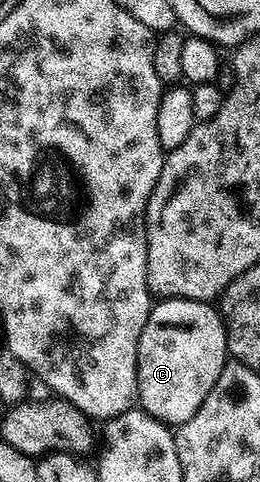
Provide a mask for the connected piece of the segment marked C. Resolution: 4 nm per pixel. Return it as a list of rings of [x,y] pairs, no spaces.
[[[183,297],[159,300],[151,308],[144,331],[140,331],[137,404],[165,425],[182,425],[200,411],[200,403],[216,387],[227,360],[226,324],[211,302]]]

